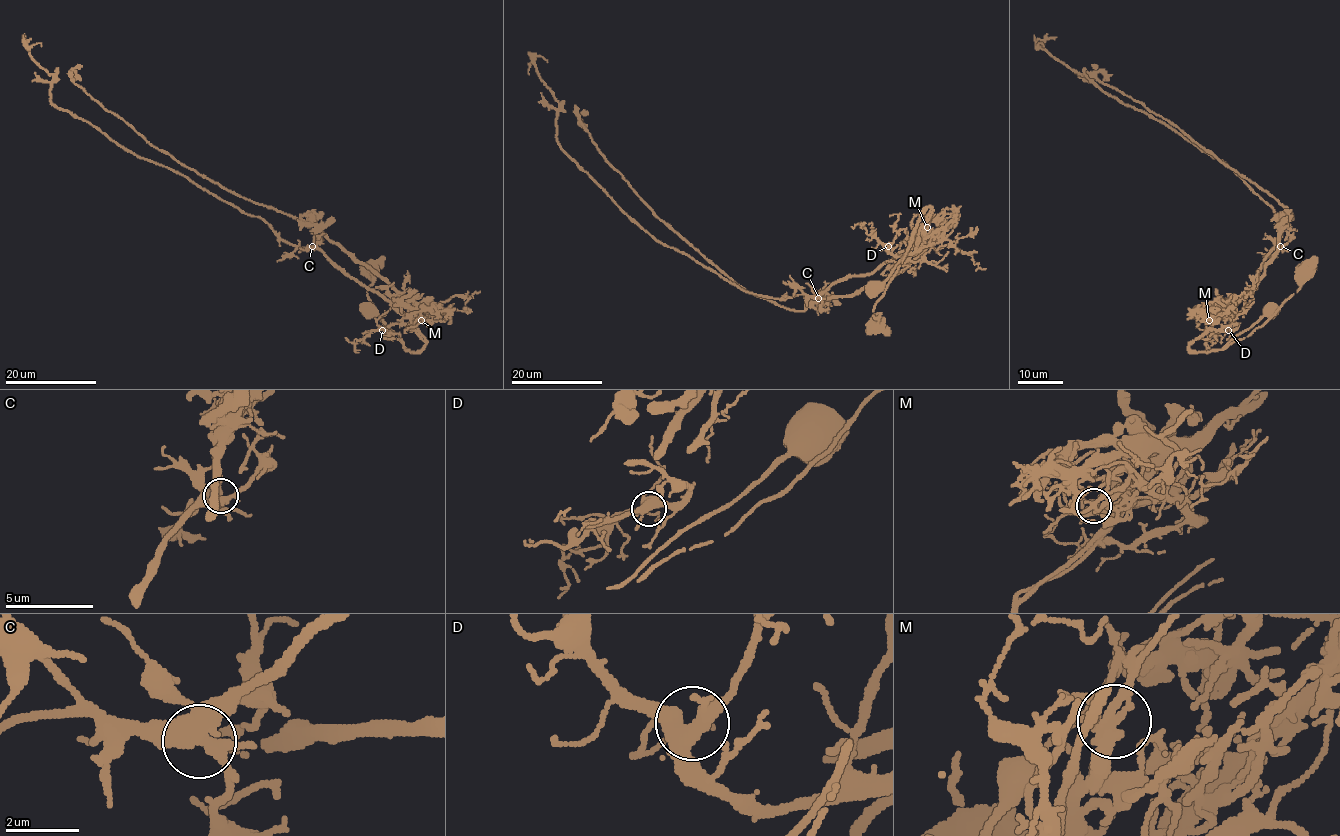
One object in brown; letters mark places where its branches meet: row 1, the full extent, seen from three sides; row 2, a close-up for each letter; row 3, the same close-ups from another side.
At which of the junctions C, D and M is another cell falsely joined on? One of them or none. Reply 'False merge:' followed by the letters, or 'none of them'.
False merge: M

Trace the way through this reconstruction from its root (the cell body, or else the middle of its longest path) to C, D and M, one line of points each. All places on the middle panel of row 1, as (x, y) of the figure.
C: (872, 288), (892, 273), (906, 251), (919, 216), (930, 207), (910, 248), (870, 273), (835, 281), (818, 298)
D: (872, 288), (892, 273), (906, 251), (919, 216), (931, 208), (912, 252), (894, 256), (888, 246)
M: (872, 288), (892, 273), (906, 251), (919, 216), (930, 207), (923, 231), (927, 226)

